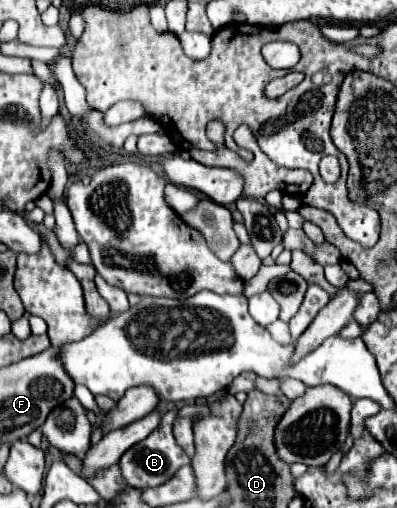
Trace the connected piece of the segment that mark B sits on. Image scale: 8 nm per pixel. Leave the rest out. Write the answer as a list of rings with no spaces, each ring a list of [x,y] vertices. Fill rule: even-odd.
[[[168,411],[162,417],[162,423],[158,425],[158,429],[154,429],[144,441],[136,443],[134,447],[130,447],[122,459],[120,459],[120,469],[122,469],[122,477],[124,481],[134,487],[134,489],[148,489],[148,487],[158,487],[166,481],[170,481],[174,477],[174,473],[182,467],[190,463],[190,457],[180,449],[180,445],[176,445],[176,439],[172,435],[172,423],[176,419],[176,411]]]

